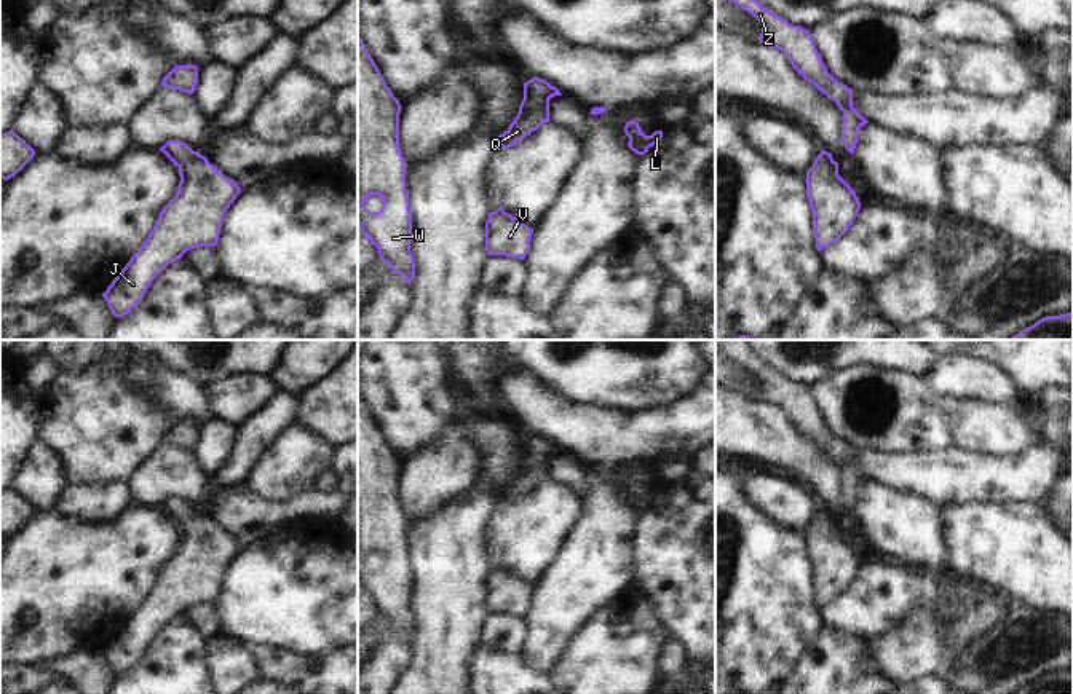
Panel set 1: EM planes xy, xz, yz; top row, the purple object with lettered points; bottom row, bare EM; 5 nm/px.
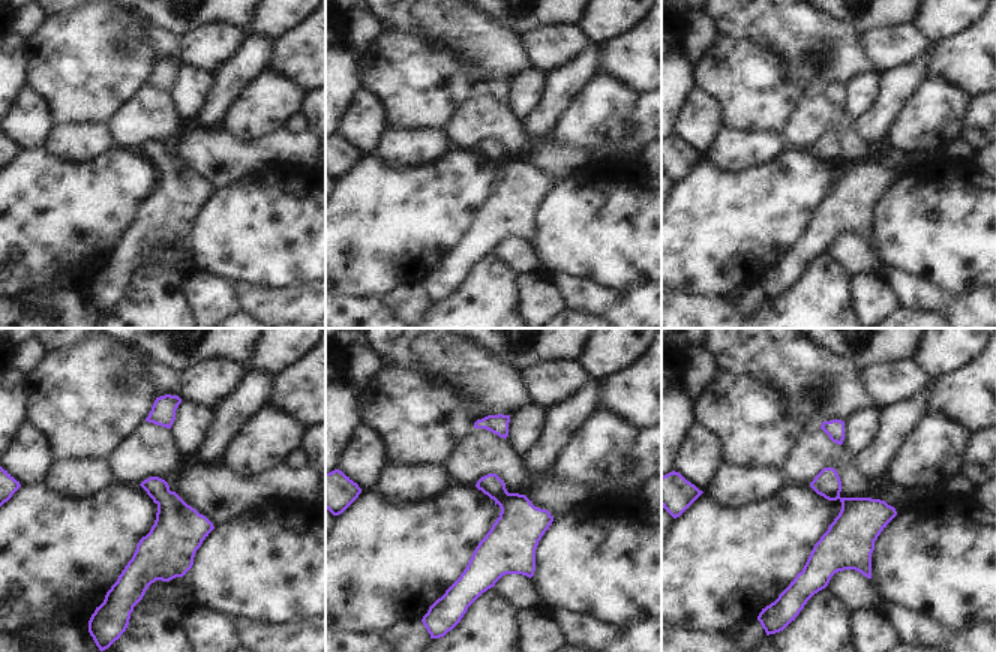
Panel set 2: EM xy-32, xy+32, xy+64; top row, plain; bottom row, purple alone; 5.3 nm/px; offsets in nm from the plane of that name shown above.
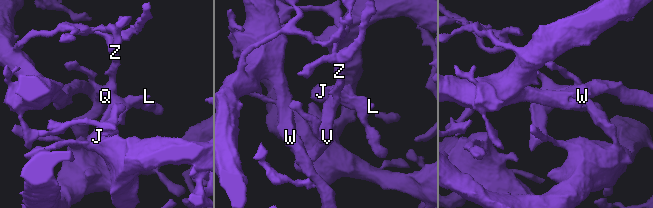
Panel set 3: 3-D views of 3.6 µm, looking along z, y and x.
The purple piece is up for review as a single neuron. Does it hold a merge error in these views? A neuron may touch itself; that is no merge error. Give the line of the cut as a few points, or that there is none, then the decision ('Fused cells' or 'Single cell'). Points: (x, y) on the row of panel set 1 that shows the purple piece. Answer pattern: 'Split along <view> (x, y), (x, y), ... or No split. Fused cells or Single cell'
No split. Single cell.

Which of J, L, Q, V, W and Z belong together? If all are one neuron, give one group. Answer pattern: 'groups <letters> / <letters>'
groups J L Q V W Z

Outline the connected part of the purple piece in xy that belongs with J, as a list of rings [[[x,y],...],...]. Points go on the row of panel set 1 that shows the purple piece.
[[[168,140],[160,150],[179,168],[179,188],[147,239],[102,294],[115,317],[131,313],[152,281],[187,250],[216,247],[222,219],[241,191],[187,144]]]

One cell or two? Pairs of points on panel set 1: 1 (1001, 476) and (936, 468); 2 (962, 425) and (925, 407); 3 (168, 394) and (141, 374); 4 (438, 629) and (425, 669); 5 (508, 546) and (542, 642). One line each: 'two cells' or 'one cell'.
1: one cell
2: two cells
3: one cell
4: one cell
5: two cells

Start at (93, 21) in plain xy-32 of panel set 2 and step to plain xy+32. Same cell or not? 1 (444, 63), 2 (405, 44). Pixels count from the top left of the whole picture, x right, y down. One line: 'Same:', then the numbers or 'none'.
Same: 1, 2

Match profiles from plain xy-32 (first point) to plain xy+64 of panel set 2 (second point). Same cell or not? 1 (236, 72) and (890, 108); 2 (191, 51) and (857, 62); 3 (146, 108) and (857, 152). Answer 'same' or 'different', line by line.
1: same
2: different
3: same

